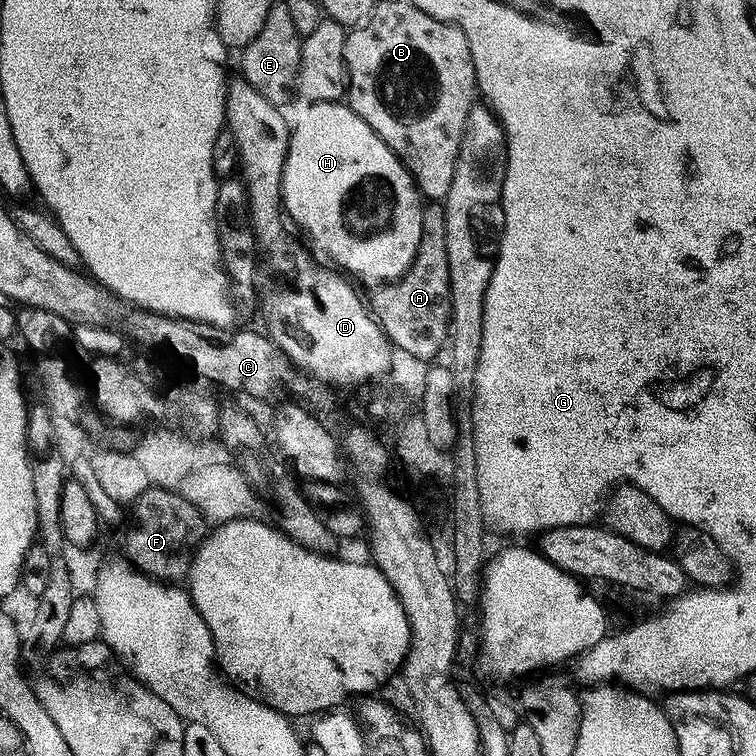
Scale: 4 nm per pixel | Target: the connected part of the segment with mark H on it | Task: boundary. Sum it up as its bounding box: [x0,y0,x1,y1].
[282,103,424,286]

